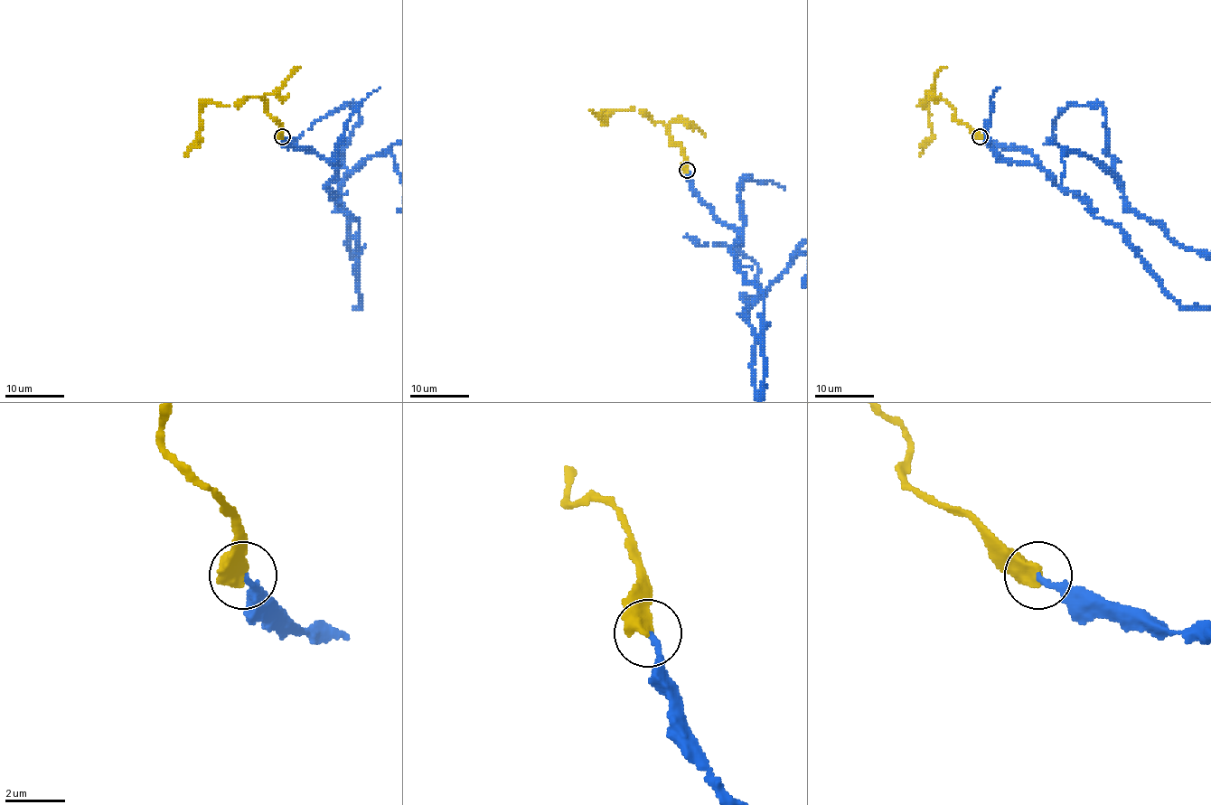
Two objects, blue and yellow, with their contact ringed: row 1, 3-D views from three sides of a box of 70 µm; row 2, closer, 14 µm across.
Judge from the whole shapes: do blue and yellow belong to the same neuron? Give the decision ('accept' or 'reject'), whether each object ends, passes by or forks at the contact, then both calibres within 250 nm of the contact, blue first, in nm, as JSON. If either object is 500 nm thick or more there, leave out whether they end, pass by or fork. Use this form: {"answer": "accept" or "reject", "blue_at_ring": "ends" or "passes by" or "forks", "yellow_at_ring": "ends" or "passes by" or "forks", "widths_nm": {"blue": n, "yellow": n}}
{"answer": "accept", "widths_nm": {"blue": 190, "yellow": 600}}

